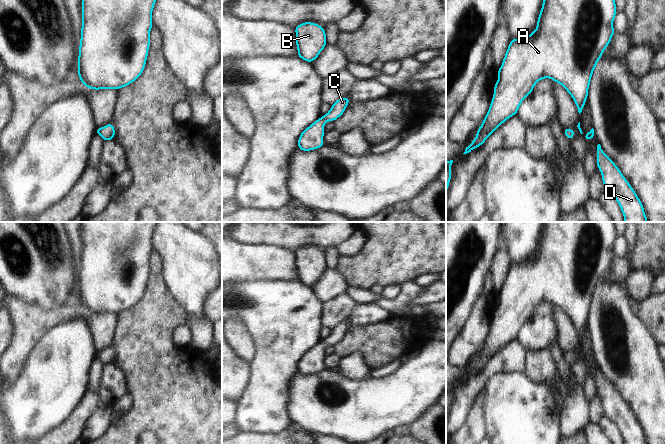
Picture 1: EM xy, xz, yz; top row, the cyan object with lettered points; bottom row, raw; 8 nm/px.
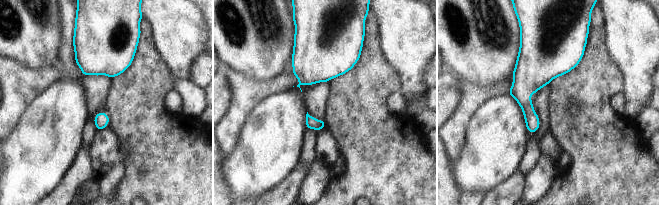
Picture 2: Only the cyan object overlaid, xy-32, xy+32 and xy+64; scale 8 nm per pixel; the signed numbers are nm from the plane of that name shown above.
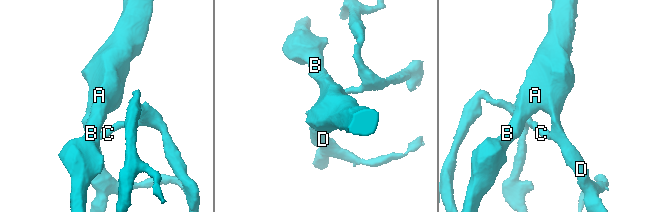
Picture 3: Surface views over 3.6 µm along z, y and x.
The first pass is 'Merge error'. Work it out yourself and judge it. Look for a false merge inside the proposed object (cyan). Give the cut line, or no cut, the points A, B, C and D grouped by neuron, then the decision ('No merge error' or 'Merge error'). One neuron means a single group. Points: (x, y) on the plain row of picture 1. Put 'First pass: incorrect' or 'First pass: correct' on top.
First pass: incorrect
No split. Groups: A B C D. No merge error

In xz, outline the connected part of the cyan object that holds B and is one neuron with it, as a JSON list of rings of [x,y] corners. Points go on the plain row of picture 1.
[[[304,246],[294,252],[296,256],[297,280],[312,287],[327,269],[323,251],[313,246]]]

